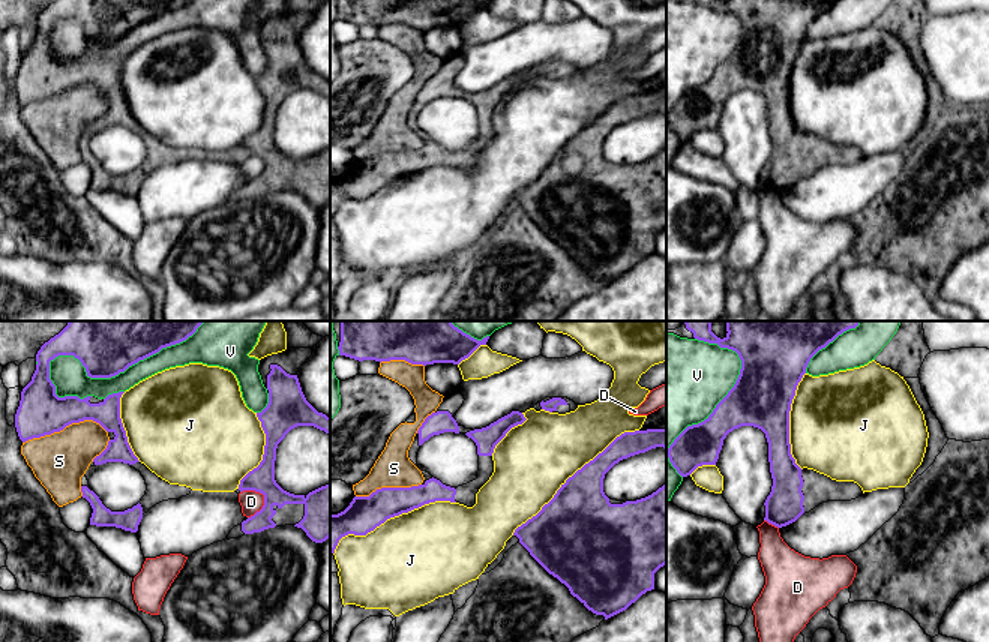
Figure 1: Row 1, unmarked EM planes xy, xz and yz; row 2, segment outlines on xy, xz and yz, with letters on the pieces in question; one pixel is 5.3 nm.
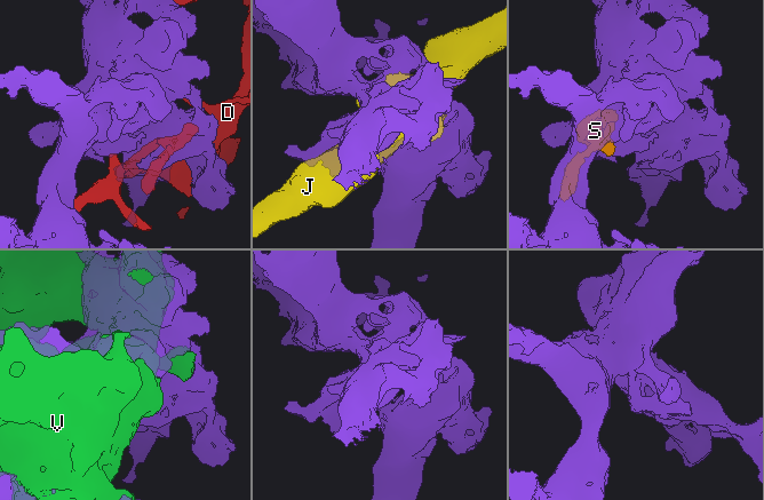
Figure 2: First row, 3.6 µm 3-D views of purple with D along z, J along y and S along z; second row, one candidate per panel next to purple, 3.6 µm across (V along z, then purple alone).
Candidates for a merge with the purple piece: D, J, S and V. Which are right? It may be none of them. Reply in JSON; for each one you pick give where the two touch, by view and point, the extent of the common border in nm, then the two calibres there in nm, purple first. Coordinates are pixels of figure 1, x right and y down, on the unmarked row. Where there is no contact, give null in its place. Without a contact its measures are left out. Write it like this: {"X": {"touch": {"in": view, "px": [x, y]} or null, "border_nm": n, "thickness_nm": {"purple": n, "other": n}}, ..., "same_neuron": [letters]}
{"same_neuron": []}

